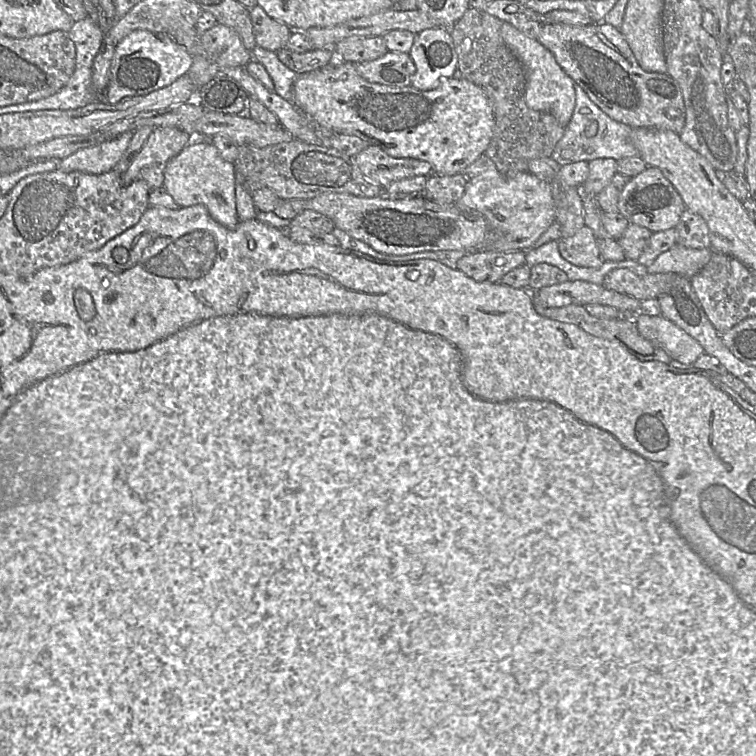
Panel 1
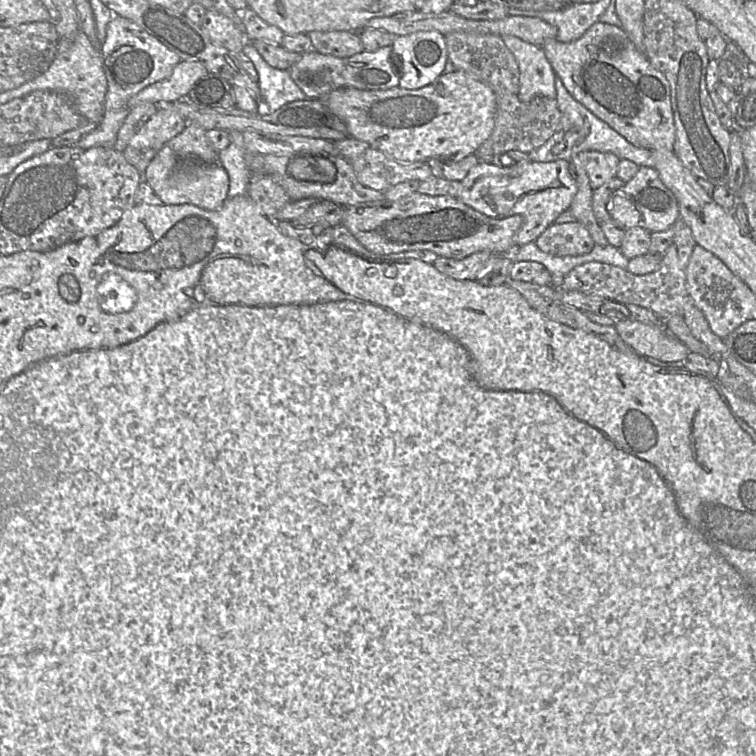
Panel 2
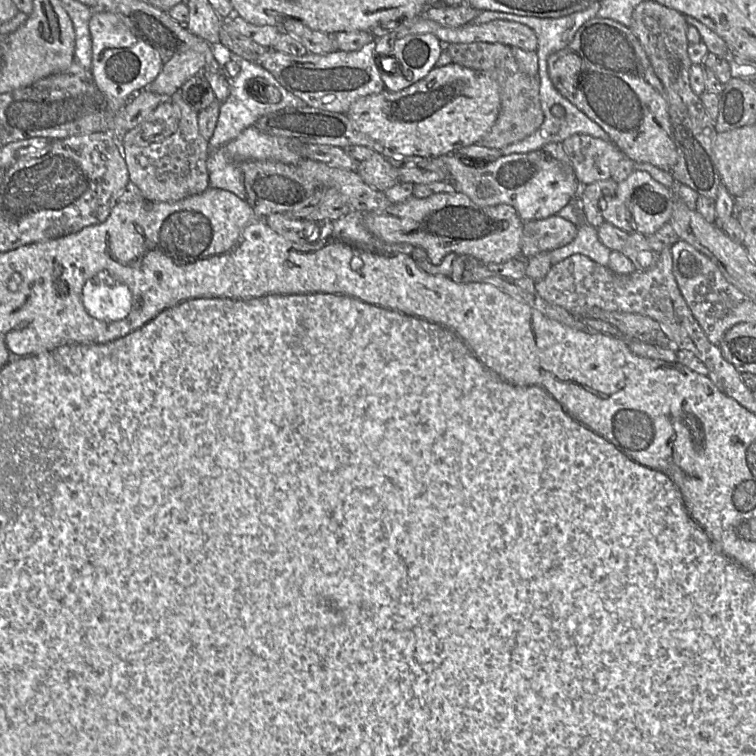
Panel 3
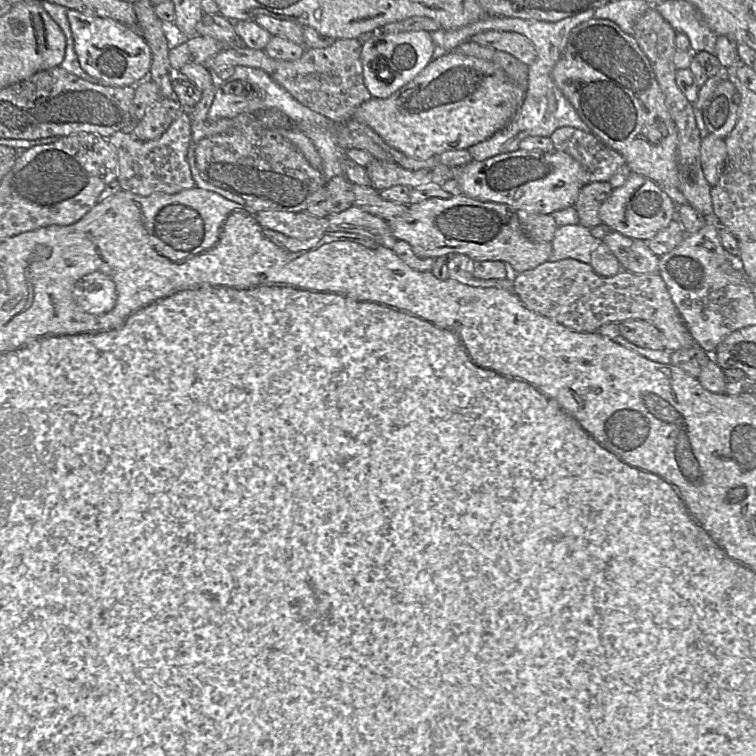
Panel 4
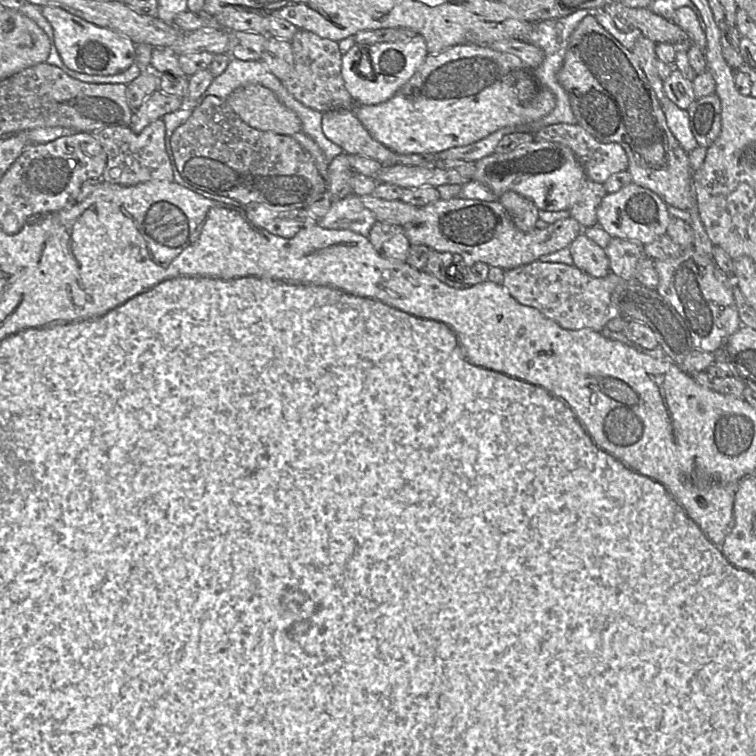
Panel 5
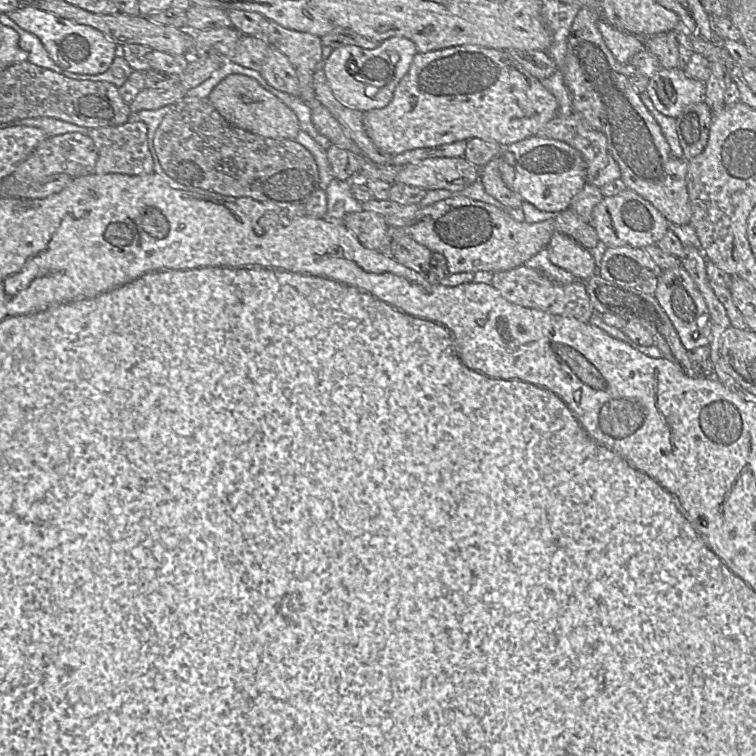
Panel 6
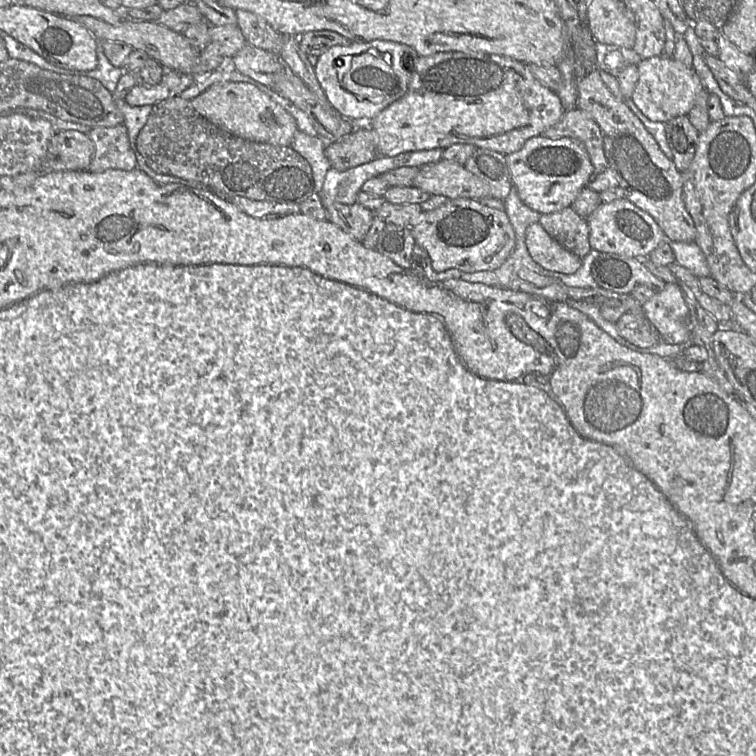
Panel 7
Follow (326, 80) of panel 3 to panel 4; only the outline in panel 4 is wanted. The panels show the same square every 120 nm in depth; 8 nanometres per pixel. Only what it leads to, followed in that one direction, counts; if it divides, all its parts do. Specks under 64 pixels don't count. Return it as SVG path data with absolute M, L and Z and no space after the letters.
M358 38L336 40L327 48L306 49L302 57L295 61L273 59L264 50L224 48L204 65L213 75L225 66L241 65L261 69L302 105L336 124L344 124L352 119L362 103L372 98L364 84L361 48L362 42Z

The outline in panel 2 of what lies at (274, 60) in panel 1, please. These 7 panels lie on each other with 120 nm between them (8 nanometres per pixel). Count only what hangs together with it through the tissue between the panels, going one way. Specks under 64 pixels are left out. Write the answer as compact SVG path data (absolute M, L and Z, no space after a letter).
M250 42L245 44L241 57L250 60L258 73L261 95L258 114L268 114L288 103L308 99L287 70L271 67Z

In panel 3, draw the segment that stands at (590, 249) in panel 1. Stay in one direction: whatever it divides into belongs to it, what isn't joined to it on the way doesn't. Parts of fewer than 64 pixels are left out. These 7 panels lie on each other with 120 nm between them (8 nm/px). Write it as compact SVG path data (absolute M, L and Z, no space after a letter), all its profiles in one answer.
M558 215L524 222L522 256L530 258L569 244L576 237L578 226Z

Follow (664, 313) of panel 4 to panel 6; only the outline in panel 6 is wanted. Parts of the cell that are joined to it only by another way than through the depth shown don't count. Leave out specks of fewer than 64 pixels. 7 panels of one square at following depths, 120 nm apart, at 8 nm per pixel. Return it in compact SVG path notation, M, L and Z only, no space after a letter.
M527 265L495 272L491 285L505 299L522 307L538 309L554 315L574 317L586 323L594 313L586 291L585 281L562 284L551 280L544 272Z

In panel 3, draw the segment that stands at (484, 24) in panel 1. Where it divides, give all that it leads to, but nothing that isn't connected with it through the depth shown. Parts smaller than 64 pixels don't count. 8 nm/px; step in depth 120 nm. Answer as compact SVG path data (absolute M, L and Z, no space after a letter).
M459 43L445 45L452 62L461 66L485 72L496 80L500 87L501 110L499 117L480 144L495 149L521 141L537 131L544 122L539 98L539 75L530 77L518 66L511 47L501 43Z

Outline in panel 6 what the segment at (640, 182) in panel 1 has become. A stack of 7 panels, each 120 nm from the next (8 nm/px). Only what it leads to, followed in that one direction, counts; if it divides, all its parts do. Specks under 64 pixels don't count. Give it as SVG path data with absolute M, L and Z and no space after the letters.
M630 189L604 197L593 209L590 224L597 236L608 248L631 246L645 248L658 243L669 231L668 220L647 200Z

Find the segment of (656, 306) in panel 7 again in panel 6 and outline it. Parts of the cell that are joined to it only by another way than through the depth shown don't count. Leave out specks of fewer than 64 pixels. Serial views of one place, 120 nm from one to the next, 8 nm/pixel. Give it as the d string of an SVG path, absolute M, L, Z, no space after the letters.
M681 265L662 270L653 295L669 317L687 351L709 346L711 325L706 302L689 273Z

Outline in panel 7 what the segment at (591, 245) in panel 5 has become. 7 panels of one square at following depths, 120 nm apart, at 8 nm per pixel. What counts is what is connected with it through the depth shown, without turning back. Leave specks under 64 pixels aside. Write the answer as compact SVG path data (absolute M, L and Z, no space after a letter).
M539 223L528 226L525 244L531 258L548 271L573 274L582 264L582 258L551 238Z

